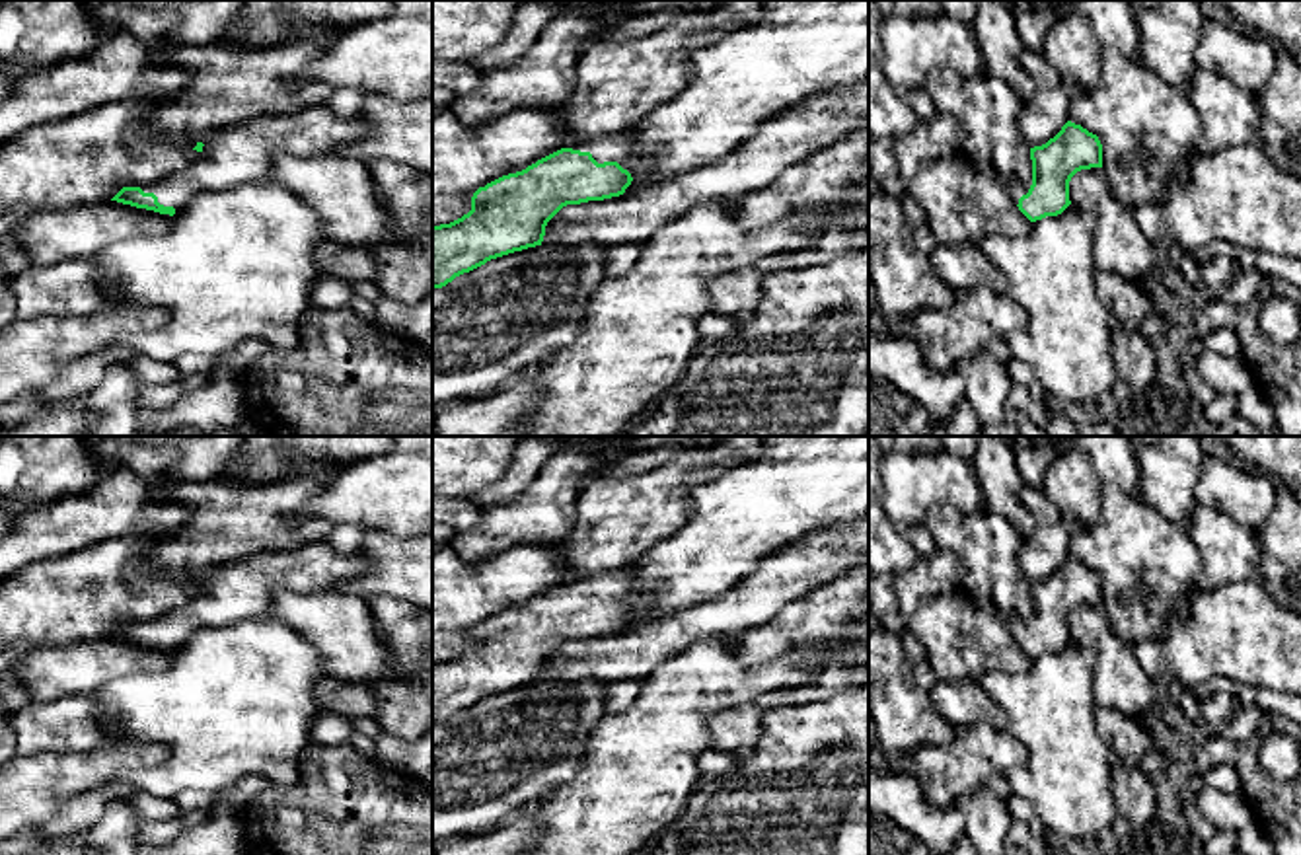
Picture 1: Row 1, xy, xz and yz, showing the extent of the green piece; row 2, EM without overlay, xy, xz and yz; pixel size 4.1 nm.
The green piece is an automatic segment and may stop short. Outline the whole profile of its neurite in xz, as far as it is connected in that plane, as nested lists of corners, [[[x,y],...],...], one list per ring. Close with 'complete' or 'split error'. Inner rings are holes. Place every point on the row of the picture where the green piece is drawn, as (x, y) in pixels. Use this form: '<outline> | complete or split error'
[[[633,130],[606,134],[561,148],[522,171],[479,187],[467,214],[450,224],[432,226],[432,288],[442,288],[491,259],[541,245],[547,222],[567,204],[623,195],[633,181],[627,171],[633,152]]] | split error

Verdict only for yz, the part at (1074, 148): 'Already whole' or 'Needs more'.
Needs more

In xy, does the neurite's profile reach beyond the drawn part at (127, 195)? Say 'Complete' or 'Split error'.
Split error

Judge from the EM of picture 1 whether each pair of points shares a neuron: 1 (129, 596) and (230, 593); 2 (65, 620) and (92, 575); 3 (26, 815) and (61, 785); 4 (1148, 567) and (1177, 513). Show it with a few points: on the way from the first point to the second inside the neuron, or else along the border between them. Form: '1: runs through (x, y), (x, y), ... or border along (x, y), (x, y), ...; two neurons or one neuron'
1: border along (199, 577), (182, 604), (148, 620); two neurons
2: runs through (65, 608), (86, 587); one neuron
3: runs through (34, 807), (53, 787); one neuron
4: border along (1138, 493), (1187, 530); two neurons

